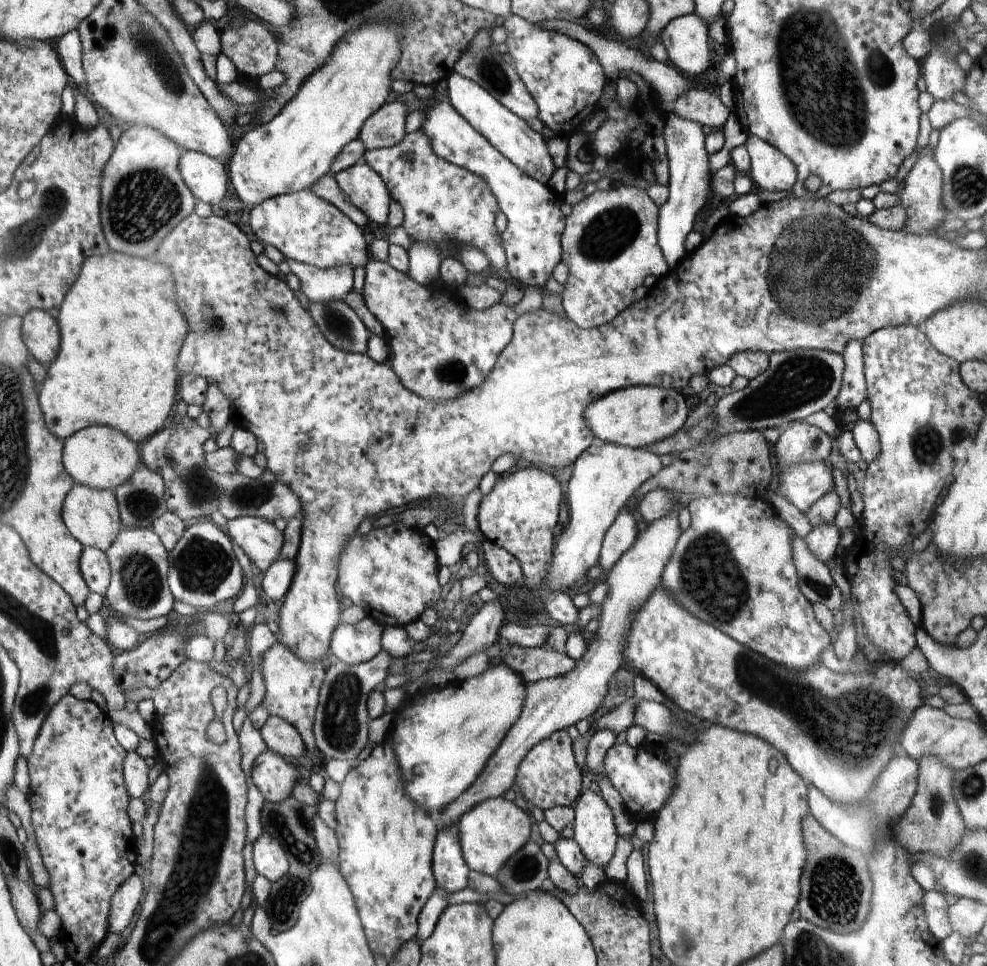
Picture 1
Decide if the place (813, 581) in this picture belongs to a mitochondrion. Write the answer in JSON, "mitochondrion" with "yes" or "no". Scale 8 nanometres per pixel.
{"mitochondrion":"yes"}

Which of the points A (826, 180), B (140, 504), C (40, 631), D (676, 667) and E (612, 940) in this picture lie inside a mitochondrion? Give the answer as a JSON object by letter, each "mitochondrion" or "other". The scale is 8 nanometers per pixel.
{"A":"other","B":"mitochondrion","C":"mitochondrion","D":"other","E":"other"}

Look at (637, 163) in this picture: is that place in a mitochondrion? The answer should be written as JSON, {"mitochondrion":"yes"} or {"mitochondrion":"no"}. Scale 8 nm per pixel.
{"mitochondrion":"no"}

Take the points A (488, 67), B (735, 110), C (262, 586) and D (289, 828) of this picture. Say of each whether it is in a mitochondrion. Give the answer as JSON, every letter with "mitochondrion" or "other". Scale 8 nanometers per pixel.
{"A":"mitochondrion","B":"other","C":"other","D":"mitochondrion"}

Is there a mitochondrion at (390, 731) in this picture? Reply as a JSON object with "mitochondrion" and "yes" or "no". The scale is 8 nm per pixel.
{"mitochondrion":"no"}

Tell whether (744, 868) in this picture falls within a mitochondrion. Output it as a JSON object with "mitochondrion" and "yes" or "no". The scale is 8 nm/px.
{"mitochondrion":"no"}

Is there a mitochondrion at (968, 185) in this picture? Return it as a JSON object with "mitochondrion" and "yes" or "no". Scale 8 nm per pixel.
{"mitochondrion":"yes"}

